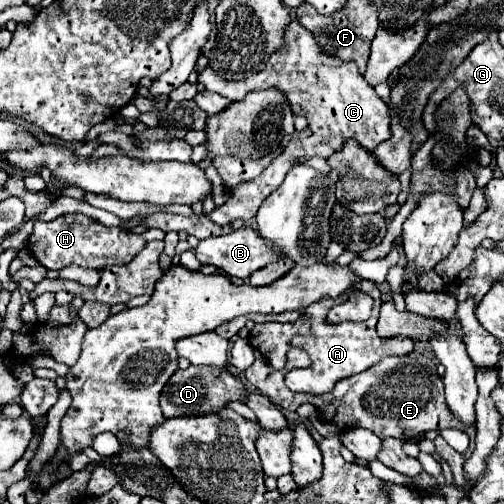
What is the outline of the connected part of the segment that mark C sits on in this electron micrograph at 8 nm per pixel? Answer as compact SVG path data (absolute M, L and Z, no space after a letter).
M291 21L287 27L287 45L279 51L273 53L269 59L265 71L259 75L253 75L245 81L225 81L219 75L207 67L199 75L199 83L203 83L209 91L215 91L223 97L231 97L233 101L245 99L247 93L257 91L257 89L279 89L295 115L303 115L311 127L311 137L307 139L291 139L291 145L285 147L285 151L273 159L273 163L253 181L243 181L235 187L235 195L227 199L227 203L221 209L215 209L209 217L217 225L231 223L235 219L251 221L259 209L259 205L269 197L285 179L289 169L297 165L299 159L307 157L329 157L343 149L345 141L355 139L363 149L369 153L375 151L375 147L391 137L391 117L387 105L377 97L377 93L367 85L363 75L357 71L355 63L343 63L343 61L333 61L325 53L321 53L319 45L315 45L315 39L297 23Z

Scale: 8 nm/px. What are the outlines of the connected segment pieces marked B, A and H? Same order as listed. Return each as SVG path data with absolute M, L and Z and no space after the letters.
M241 227L229 235L203 239L195 247L195 255L201 261L201 265L215 265L221 271L225 271L229 277L241 277L241 279L247 279L251 273L255 273L263 265L279 259L279 253L271 253L271 249L267 249L267 245L263 245L263 239L259 237L259 233L253 231L251 227Z
M361 281L350 290L351 293L363 289L375 299L373 315L371 319L363 323L353 323L353 321L343 321L343 323L329 323L327 321L327 309L334 305L333 299L321 299L319 303L313 303L311 307L305 309L305 313L295 321L295 323L257 323L249 331L249 343L253 349L257 349L273 369L283 369L287 351L293 347L305 349L311 357L311 365L307 368L293 369L285 377L285 384L295 393L313 393L313 395L323 395L329 393L337 381L351 377L355 373L361 373L369 369L371 365L379 363L383 357L389 355L407 355L413 351L413 341L407 337L393 337L393 339L381 339L375 331L377 325L377 313L383 303L381 291L377 289L375 283L371 281Z
M66 214L53 221L35 221L35 229L29 237L29 253L45 269L63 269L67 265L81 265L91 269L103 269L107 265L127 265L145 243L159 239L163 241L165 233L161 229L149 229L141 235L135 235L123 227L105 227L84 214Z

